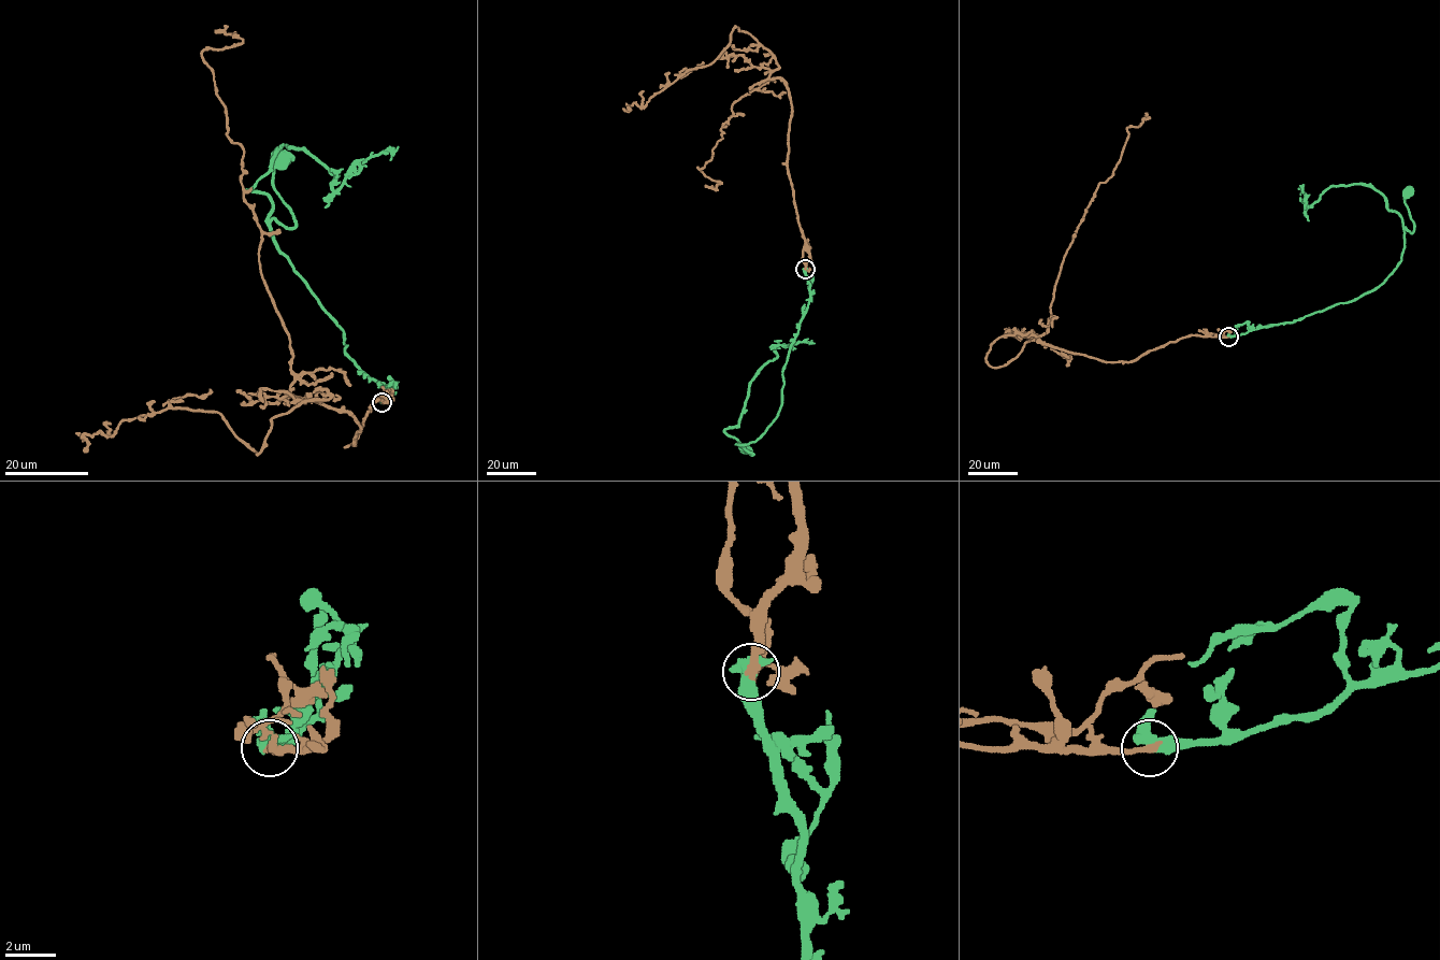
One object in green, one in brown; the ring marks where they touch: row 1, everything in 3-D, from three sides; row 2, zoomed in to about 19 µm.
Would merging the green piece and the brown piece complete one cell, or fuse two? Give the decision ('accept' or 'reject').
accept

